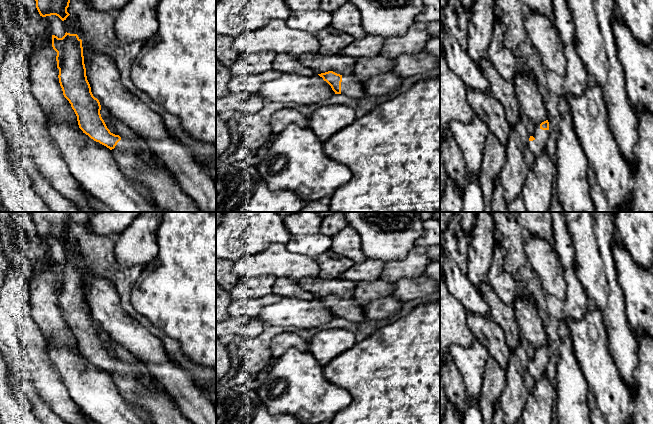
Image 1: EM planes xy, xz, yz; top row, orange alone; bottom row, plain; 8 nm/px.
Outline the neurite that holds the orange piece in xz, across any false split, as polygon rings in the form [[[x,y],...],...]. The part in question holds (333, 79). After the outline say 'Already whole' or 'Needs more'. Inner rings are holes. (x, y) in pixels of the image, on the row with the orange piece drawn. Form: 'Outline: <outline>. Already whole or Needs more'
Outline: [[[333,71],[318,74],[323,78],[335,92],[335,94],[345,94],[354,99],[365,96],[364,83],[367,79],[361,79],[356,76],[342,76]]]. Needs more

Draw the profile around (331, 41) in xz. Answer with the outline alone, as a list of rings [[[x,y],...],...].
[[[327,27],[315,34],[319,41],[321,54],[341,54],[342,50],[347,47],[354,38],[338,30]]]

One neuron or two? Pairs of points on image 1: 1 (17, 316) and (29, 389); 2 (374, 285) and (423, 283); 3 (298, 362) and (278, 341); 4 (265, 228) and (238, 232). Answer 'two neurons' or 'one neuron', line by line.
1: two neurons
2: two neurons
3: two neurons
4: one neuron

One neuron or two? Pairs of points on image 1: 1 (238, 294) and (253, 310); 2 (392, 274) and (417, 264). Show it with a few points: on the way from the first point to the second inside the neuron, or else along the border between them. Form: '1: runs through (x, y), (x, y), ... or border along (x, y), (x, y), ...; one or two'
1: border along (266, 295), (232, 300); two
2: runs through (398, 269), (411, 266); one

